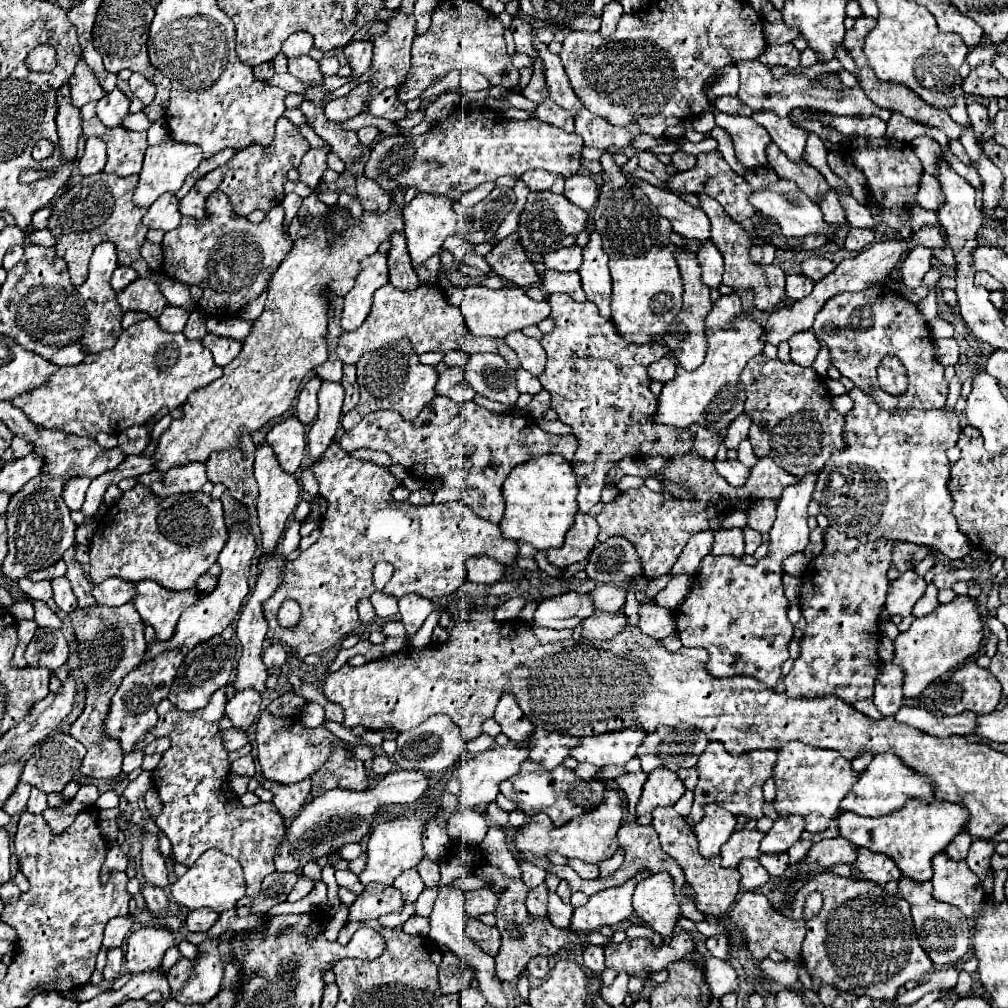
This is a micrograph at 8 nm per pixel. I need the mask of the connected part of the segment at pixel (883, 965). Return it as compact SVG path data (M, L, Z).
M821 871L811 879L813 881L799 889L781 913L789 919L803 919L807 895L815 891L823 895L821 911L805 921L807 935L803 939L801 955L801 961L811 975L813 991L821 985L833 985L839 991L857 997L869 995L871 999L895 999L901 985L907 981L923 981L929 975L933 963L915 937L907 901L899 895L885 893L883 887L871 881L841 877L833 871Z

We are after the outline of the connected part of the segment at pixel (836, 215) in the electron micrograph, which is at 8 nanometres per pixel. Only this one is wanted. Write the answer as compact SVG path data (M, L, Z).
M835 191L827 193L827 197L823 197L823 205L819 205L823 211L823 219L827 219L829 223L845 223L843 217L843 209L835 197Z

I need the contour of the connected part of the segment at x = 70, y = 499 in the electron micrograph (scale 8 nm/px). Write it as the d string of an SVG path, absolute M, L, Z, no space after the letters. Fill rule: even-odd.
M77 477L75 481L69 481L67 487L63 489L63 499L65 499L65 503L67 503L67 507L71 511L79 511L81 509L89 483L91 481L87 477Z

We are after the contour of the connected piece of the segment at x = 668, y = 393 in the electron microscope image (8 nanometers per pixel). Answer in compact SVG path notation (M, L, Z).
M741 315L731 329L707 329L709 351L705 355L705 363L695 371L677 367L675 379L663 385L653 421L681 429L689 427L691 423L699 423L709 431L727 429L727 425L739 413L743 413L745 393L739 375L751 357L763 353L763 343L759 341L761 331L763 327L745 315Z

